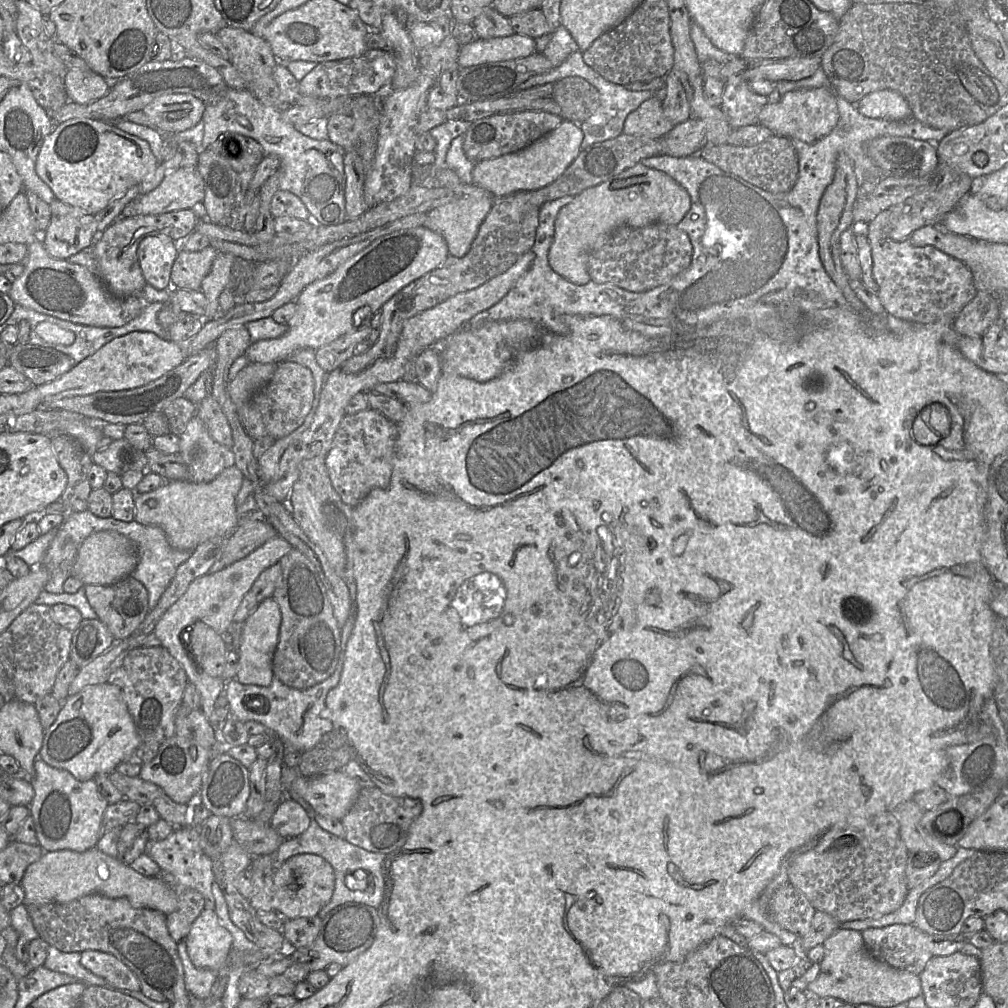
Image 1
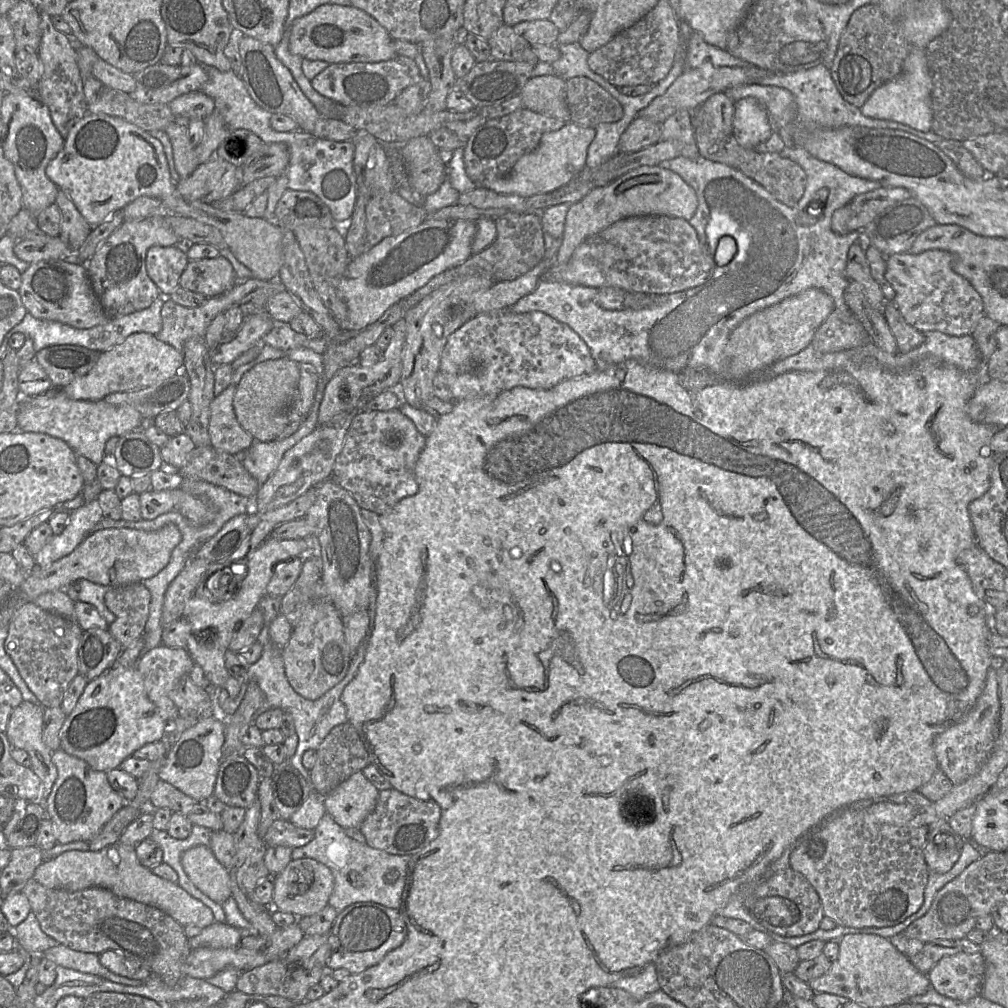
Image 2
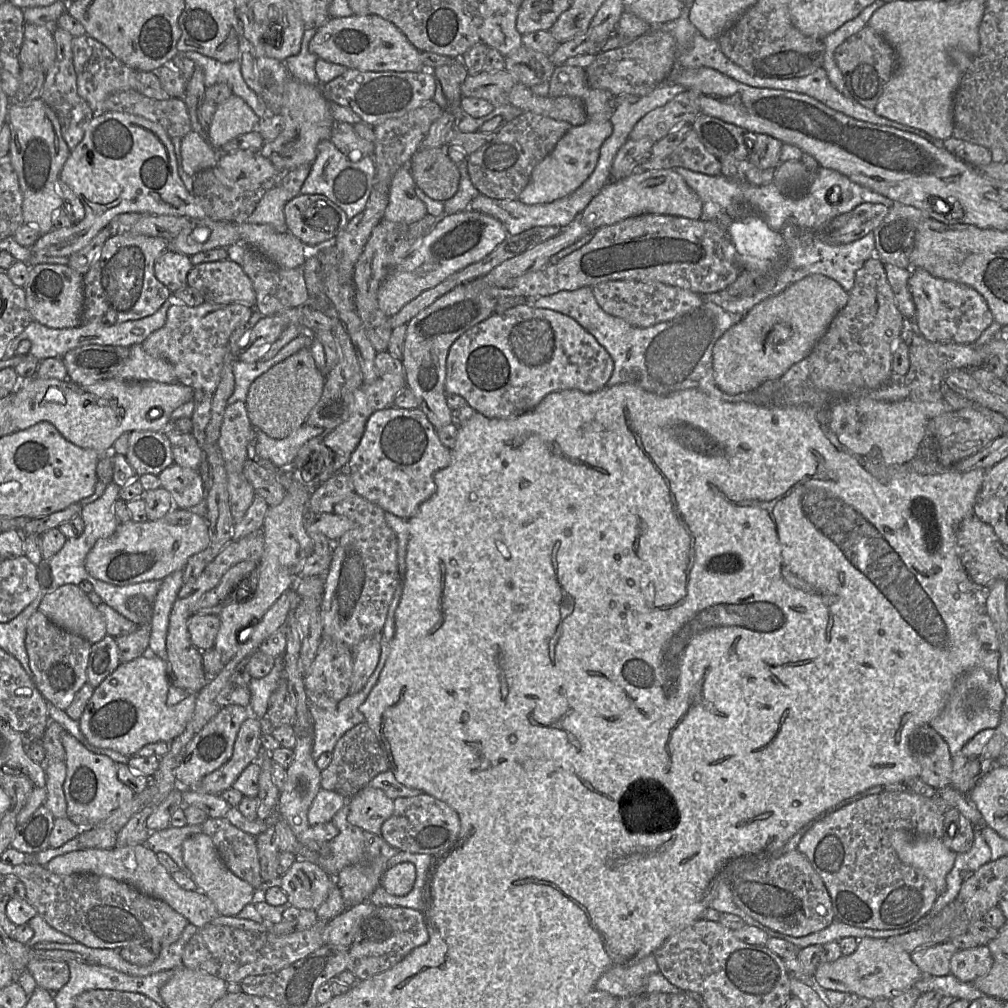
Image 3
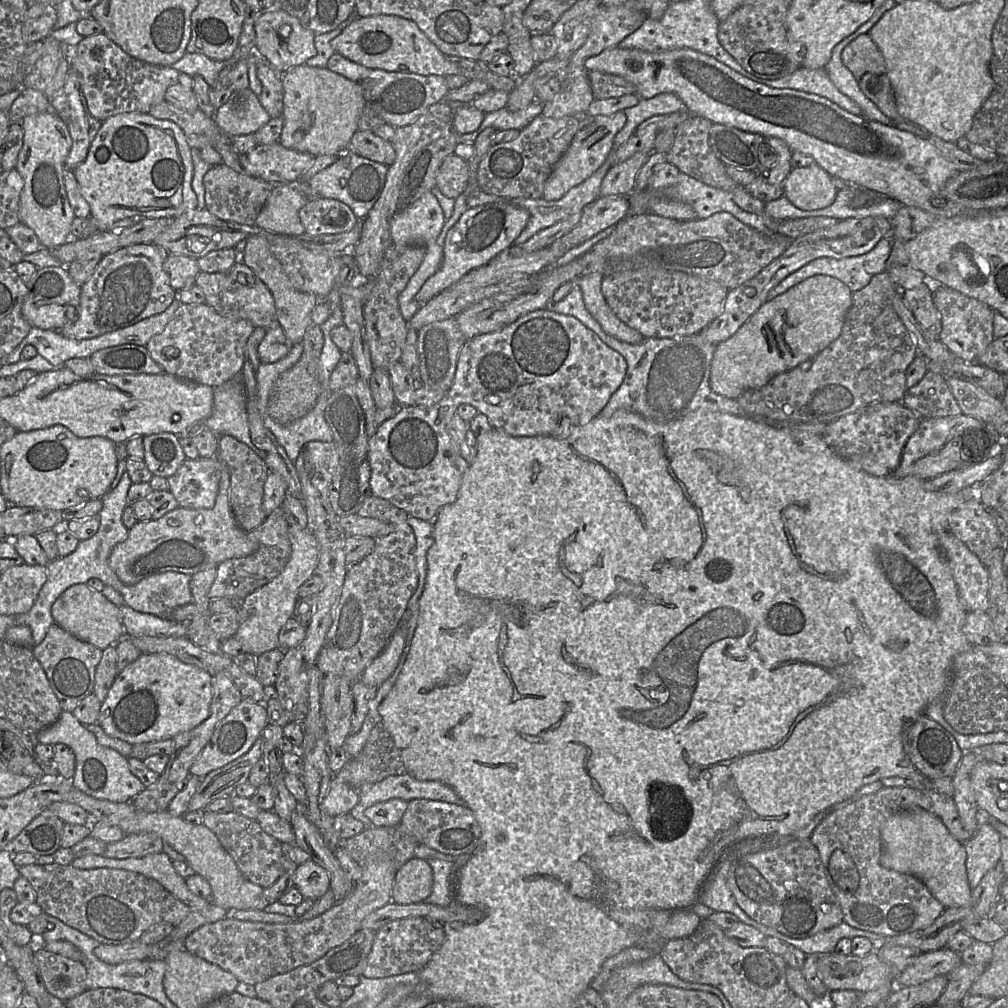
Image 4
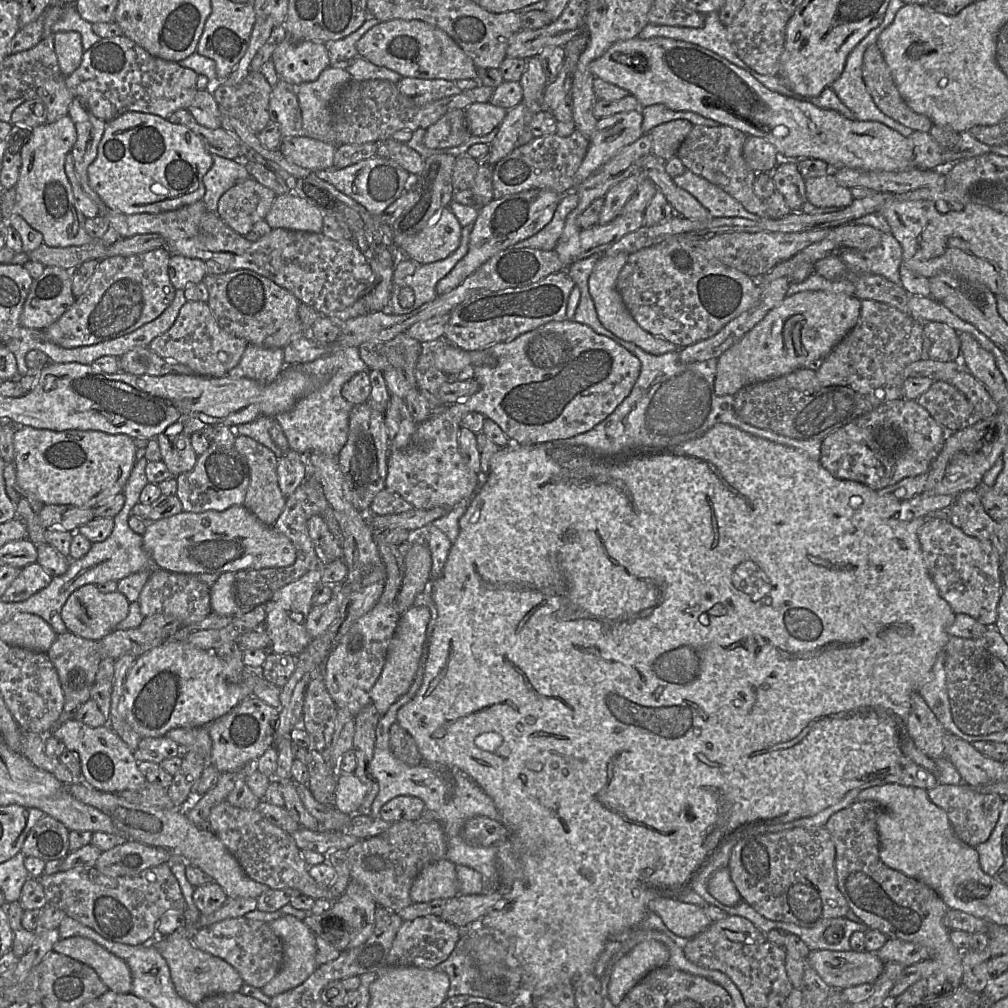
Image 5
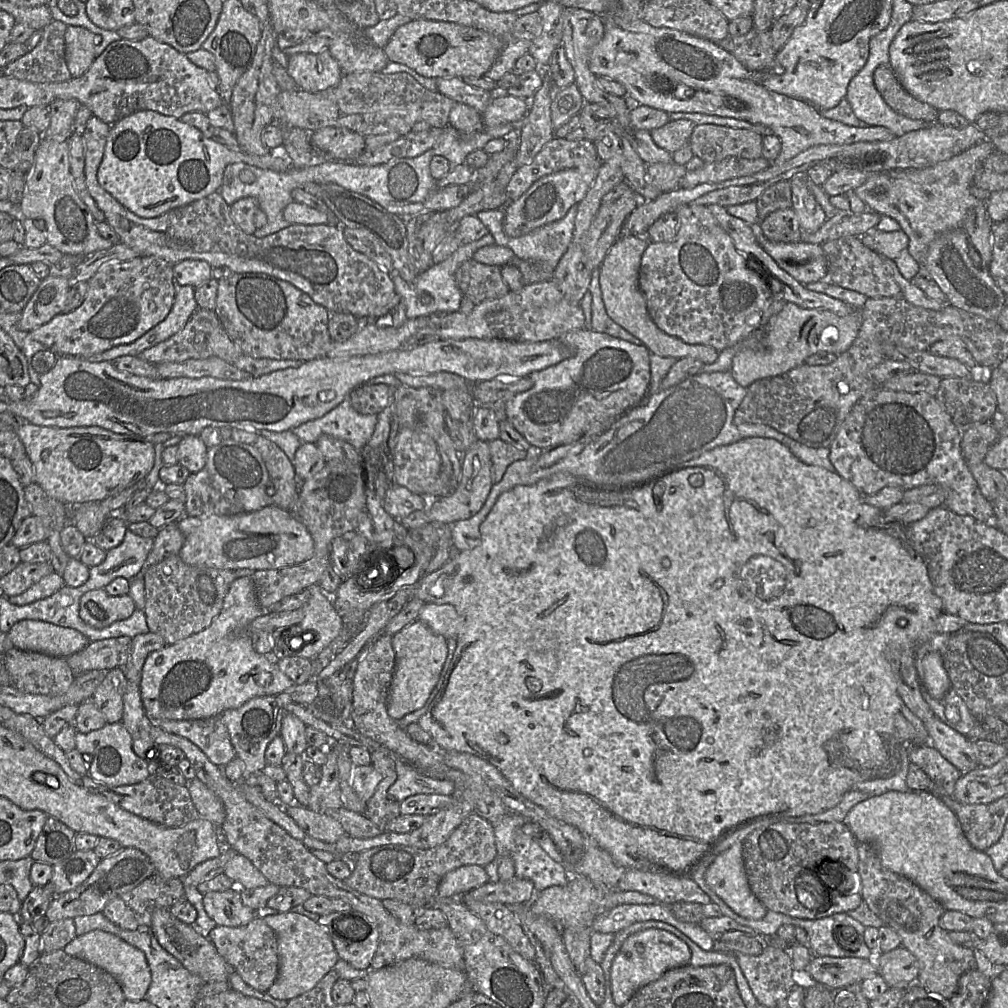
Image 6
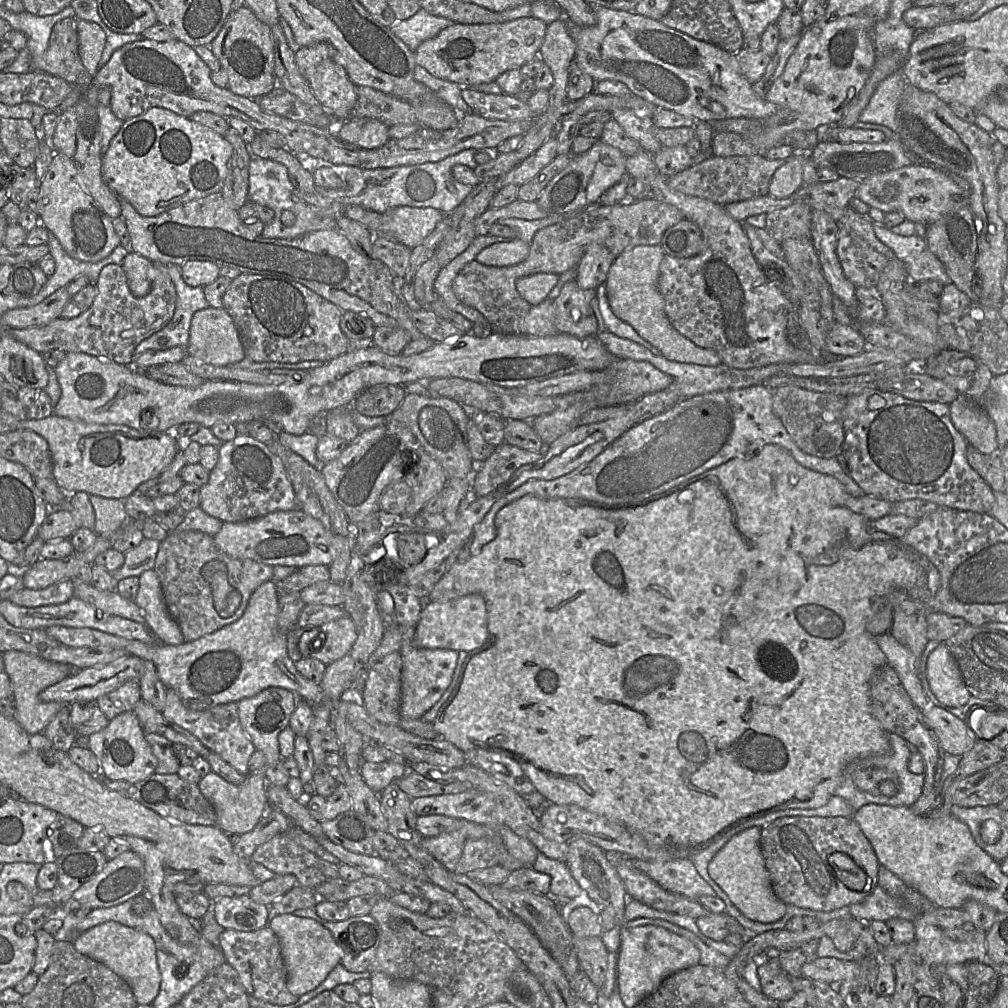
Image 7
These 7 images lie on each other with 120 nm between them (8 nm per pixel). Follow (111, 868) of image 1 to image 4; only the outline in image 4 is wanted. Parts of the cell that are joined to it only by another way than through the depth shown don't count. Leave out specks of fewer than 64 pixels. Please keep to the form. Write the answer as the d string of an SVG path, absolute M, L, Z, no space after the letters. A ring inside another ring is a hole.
M164 852L149 854L141 858L114 859L104 855L87 855L74 858L70 864L78 869L112 868L123 869L155 879L191 911L202 910L210 902L193 894L185 879L174 869L172 859Z

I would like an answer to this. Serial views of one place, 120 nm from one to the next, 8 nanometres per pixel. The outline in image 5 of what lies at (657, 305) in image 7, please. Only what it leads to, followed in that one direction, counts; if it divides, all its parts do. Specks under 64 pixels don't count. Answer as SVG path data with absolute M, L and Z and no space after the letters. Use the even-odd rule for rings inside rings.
M620 252L615 255L601 254L598 257L588 279L589 293L593 299L598 319L607 330L618 338L631 342L653 355L661 355L668 352L679 353L681 348L676 344L654 336L641 328L625 306L616 285L619 273L626 264L628 256L628 253Z

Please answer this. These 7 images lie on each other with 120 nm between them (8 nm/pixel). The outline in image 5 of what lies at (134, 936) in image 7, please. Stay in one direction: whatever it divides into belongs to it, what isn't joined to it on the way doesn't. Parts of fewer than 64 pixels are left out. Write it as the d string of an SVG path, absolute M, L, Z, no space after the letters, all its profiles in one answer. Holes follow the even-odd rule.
M85 937L60 939L52 951L93 968L109 990L131 993L132 974L127 963L94 941Z

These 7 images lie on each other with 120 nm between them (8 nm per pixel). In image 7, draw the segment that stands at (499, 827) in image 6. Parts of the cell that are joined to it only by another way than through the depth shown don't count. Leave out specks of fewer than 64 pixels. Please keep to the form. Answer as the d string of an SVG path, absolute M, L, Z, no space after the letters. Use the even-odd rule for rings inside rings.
M539 852L531 868L536 872L550 876L549 895L551 895L552 899L567 899L570 901L567 903L570 906L581 905L583 907L585 904L589 905L587 900L583 902L579 898L583 890L573 878L565 863L548 858Z

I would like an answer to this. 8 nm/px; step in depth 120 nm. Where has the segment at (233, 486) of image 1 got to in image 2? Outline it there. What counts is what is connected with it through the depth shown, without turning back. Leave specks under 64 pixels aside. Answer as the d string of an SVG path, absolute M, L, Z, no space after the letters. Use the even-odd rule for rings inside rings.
M176 489L143 492L139 494L140 512L144 520L152 520L170 511L177 511L196 525L213 518L213 508L204 499Z

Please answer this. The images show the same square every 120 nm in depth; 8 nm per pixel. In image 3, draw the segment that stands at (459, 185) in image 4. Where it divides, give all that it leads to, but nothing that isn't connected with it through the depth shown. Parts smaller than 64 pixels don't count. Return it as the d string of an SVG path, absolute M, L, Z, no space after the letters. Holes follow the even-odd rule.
M420 147L411 157L407 168L416 187L434 200L444 202L458 190L460 172L445 148Z

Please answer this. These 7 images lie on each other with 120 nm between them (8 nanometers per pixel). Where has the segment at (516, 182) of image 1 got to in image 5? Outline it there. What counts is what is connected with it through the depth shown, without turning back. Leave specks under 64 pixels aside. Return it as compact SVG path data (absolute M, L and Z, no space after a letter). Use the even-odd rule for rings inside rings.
M640 109L599 118L587 153L575 174L575 188L621 148L640 138L644 134L642 121Z

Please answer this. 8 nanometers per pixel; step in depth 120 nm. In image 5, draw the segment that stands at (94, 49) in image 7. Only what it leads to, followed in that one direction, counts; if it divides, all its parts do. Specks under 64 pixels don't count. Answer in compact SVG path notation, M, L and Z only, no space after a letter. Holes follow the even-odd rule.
M76 31L55 34L54 49L61 73L66 78L81 64L84 53L81 34Z

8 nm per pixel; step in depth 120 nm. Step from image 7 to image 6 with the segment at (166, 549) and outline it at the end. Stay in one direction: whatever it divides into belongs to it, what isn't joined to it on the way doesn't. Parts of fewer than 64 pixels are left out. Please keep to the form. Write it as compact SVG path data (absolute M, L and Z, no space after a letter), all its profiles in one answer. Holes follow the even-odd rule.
M178 554L170 555L148 569L145 574L145 608L149 630L163 637L166 644L175 644L209 627L222 610L224 598L231 583L239 577L251 576L256 570L232 570L192 566L184 563Z

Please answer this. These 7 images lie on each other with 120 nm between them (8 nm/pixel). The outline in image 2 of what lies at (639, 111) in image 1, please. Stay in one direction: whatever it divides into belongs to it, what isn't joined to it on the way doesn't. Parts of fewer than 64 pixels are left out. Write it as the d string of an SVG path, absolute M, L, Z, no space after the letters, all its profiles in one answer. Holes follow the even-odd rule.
M636 116L619 140L619 153L634 153L658 142L661 138L660 124Z

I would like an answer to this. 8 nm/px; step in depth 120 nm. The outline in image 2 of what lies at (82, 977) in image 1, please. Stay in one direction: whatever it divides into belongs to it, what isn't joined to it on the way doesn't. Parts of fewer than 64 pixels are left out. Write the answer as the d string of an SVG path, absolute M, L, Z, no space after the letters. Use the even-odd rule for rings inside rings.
M57 944L45 950L44 955L58 966L98 975L116 983L131 986L145 983L145 980L130 979L105 968L100 963L99 954L76 951L62 944Z

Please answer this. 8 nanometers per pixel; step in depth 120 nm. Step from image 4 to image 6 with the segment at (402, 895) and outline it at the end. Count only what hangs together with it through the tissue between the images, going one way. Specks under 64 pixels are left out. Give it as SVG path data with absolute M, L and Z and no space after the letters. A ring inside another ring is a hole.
M465 865L448 872L440 881L435 899L459 897L489 882L483 866Z

